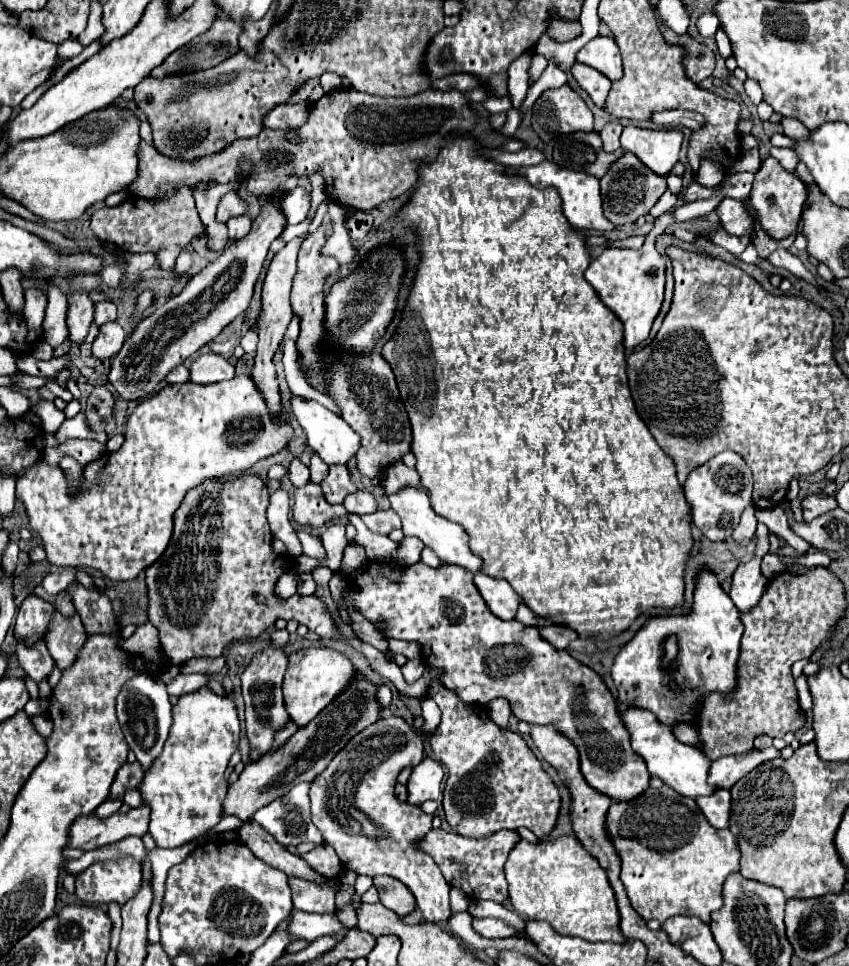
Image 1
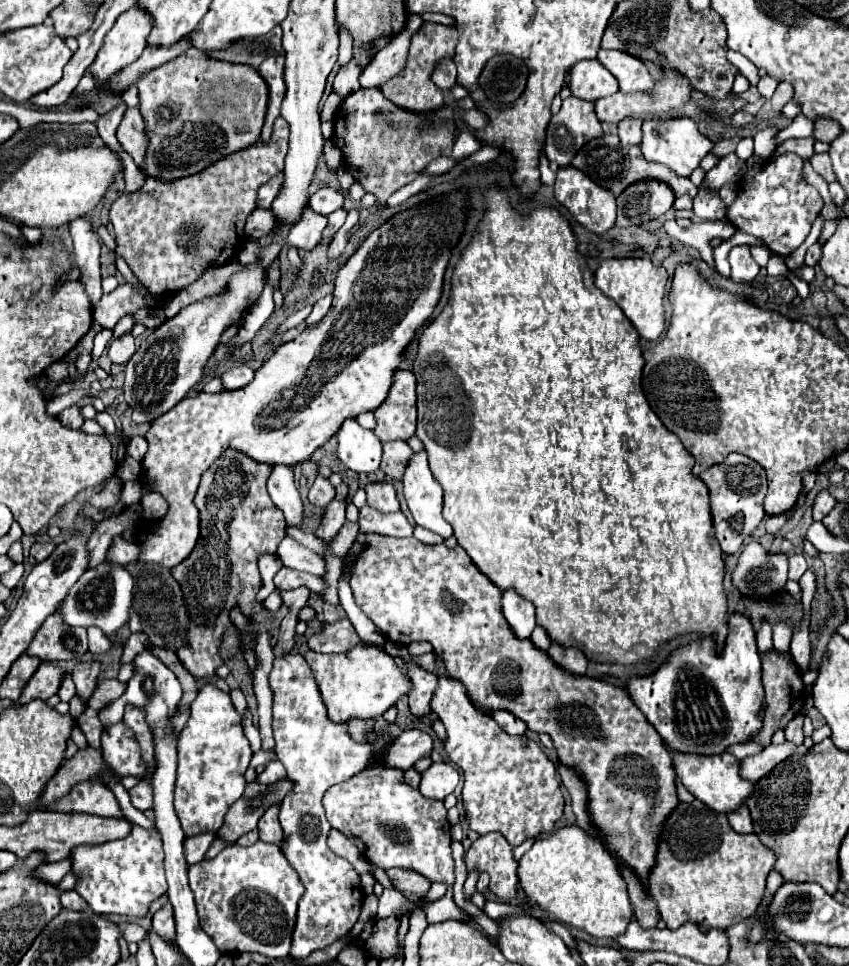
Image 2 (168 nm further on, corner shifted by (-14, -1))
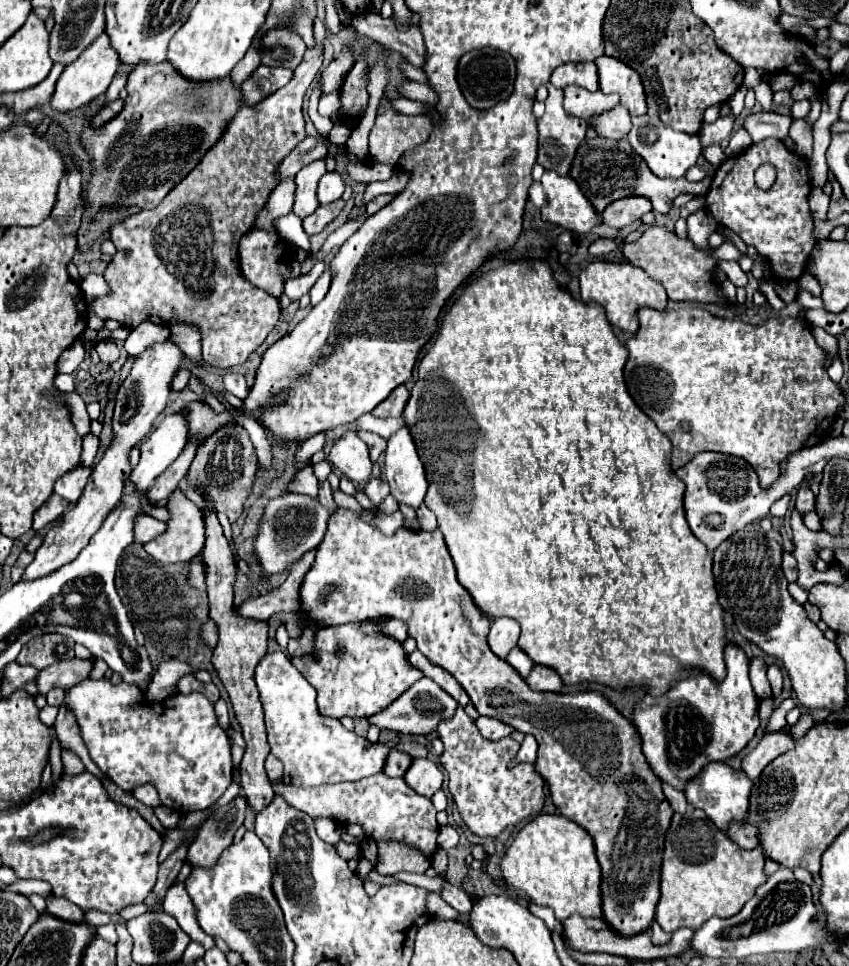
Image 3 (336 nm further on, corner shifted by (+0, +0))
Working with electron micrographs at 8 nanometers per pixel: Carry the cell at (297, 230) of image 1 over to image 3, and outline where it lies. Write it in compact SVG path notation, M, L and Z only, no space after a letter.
M318 17L314 19L314 35L318 45L306 51L302 63L294 69L294 79L286 87L252 107L240 107L240 111L226 125L220 141L208 149L196 169L192 169L156 209L140 211L138 215L132 215L110 229L110 239L118 253L104 271L104 279L112 293L98 297L90 307L90 313L96 313L104 321L116 319L128 329L134 329L144 321L156 325L196 325L202 337L204 363L220 369L242 365L248 355L262 345L266 335L278 323L280 307L278 299L244 279L238 263L238 241L254 227L258 211L266 205L270 193L278 185L276 173L280 159L284 159L306 137L302 97L322 65L322 41L326 37L326 25Z

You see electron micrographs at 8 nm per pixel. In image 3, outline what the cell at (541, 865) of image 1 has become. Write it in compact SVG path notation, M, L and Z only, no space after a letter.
M540 813L518 831L502 855L504 881L526 891L536 905L552 907L560 921L572 913L600 917L600 867L592 843L590 833L564 815Z

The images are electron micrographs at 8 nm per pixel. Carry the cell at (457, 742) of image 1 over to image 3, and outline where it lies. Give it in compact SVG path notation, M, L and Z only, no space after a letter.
M462 707L456 709L456 715L448 719L448 723L438 727L438 737L444 743L440 763L448 771L450 793L472 833L498 837L508 825L518 825L542 811L544 779L536 773L532 763L512 765L512 759L520 749L512 737L504 737L500 741L484 739Z

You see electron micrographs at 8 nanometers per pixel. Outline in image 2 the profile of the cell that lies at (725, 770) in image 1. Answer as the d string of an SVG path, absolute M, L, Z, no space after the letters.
M784 742L780 746L770 744L760 754L748 756L748 758L744 758L740 762L740 776L746 778L746 780L750 780L750 782L756 782L764 774L768 774L776 764L780 764L782 760L790 758L792 754L804 754L804 752L806 750L802 746L796 746L796 744L790 744L790 742Z

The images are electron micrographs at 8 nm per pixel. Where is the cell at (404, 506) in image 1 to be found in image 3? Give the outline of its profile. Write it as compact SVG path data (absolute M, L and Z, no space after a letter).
M402 425L388 439L384 469L386 469L386 481L390 483L390 493L398 501L404 501L410 507L418 509L424 501L428 481L412 433L406 425Z

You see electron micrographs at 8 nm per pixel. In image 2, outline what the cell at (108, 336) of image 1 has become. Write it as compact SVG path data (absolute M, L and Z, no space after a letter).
M130 332L122 334L120 338L114 338L110 340L110 346L108 346L108 356L114 364L126 364L132 354L136 352L136 340Z

